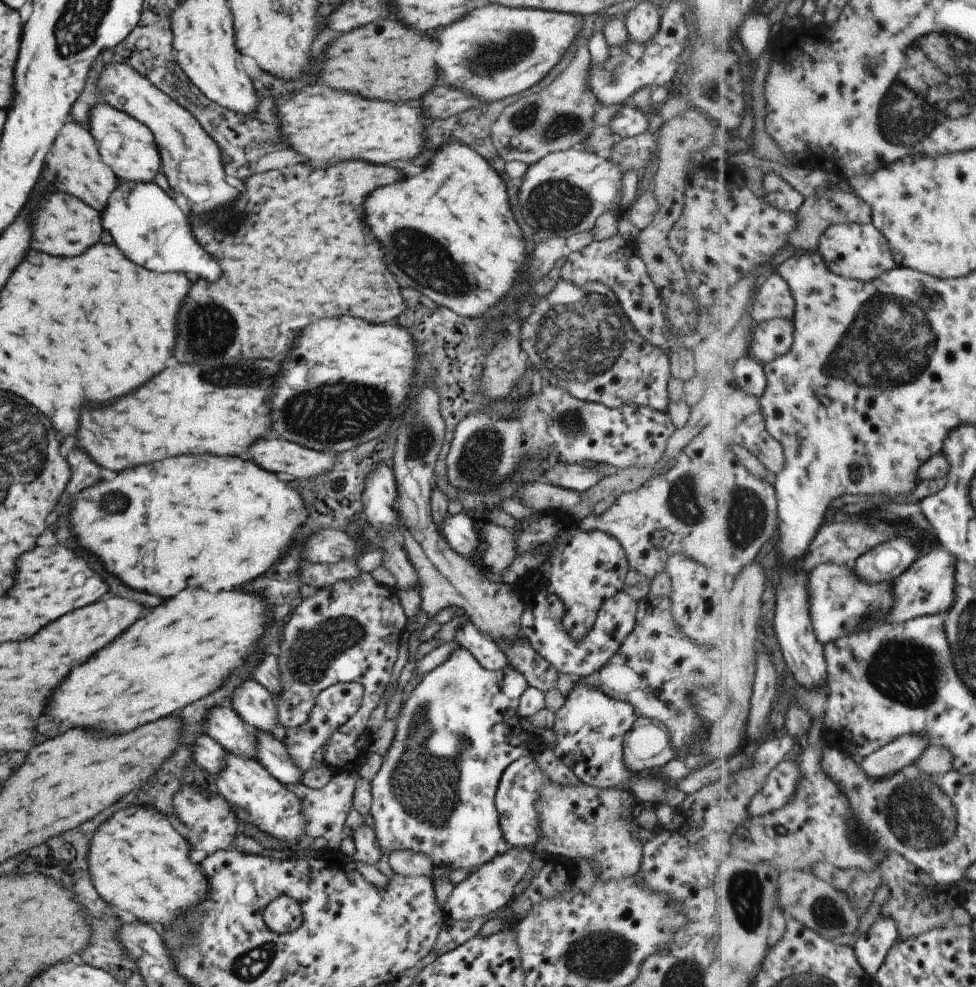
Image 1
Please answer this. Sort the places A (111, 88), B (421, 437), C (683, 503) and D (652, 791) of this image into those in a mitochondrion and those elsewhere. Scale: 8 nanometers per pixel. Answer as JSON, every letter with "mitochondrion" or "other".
{"A":"mitochondrion","B":"mitochondrion","C":"mitochondrion","D":"other"}

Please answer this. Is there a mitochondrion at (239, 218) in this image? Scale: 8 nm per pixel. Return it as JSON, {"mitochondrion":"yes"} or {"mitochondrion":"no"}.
{"mitochondrion":"yes"}

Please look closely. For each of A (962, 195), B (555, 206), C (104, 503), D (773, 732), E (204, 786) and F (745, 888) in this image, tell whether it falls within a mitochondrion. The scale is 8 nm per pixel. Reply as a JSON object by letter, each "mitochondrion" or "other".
{"A":"other","B":"mitochondrion","C":"mitochondrion","D":"other","E":"other","F":"mitochondrion"}

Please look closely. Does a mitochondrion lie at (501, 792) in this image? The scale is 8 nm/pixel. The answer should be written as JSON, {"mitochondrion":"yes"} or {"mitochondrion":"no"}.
{"mitochondrion":"no"}

